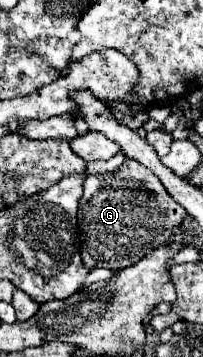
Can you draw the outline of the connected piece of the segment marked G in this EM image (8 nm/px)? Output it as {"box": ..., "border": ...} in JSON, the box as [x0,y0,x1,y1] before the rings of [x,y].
{"box":[79,160,187,268],"border":[[[125,160],[115,172],[107,174],[93,174],[85,180],[85,192],[79,200],[79,234],[81,234],[81,258],[85,266],[91,268],[127,268],[139,262],[143,256],[153,252],[159,246],[171,244],[173,242],[173,230],[183,224],[187,218],[185,210],[169,198],[169,192],[163,188],[161,180],[141,166],[139,162]]]}

